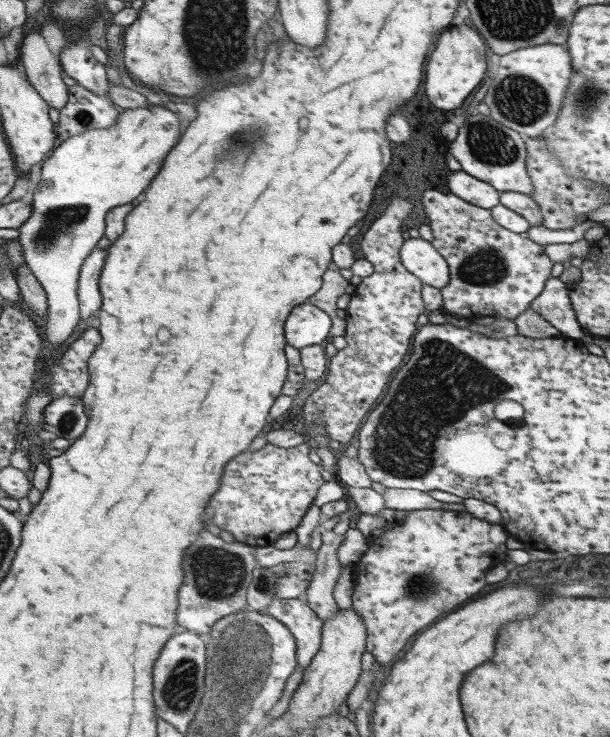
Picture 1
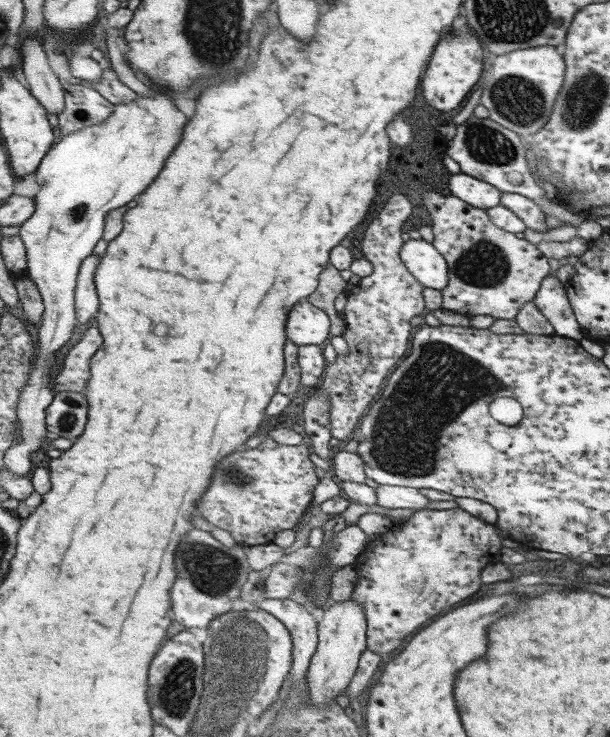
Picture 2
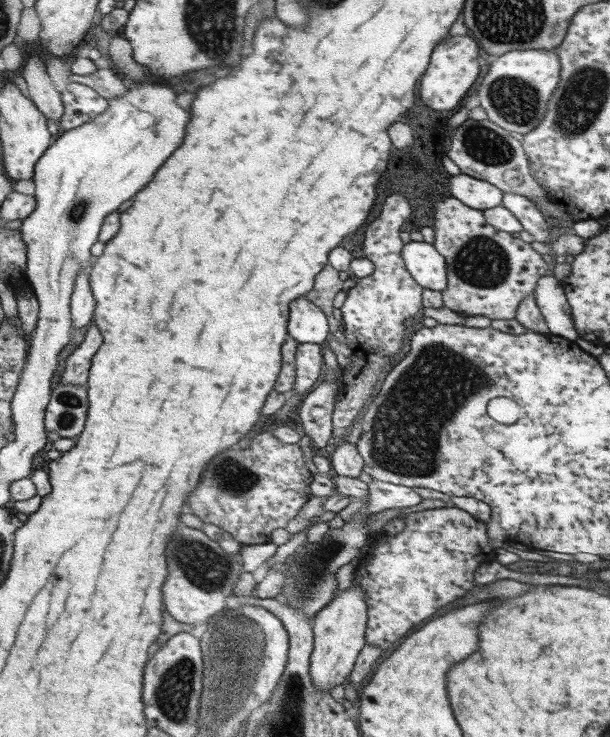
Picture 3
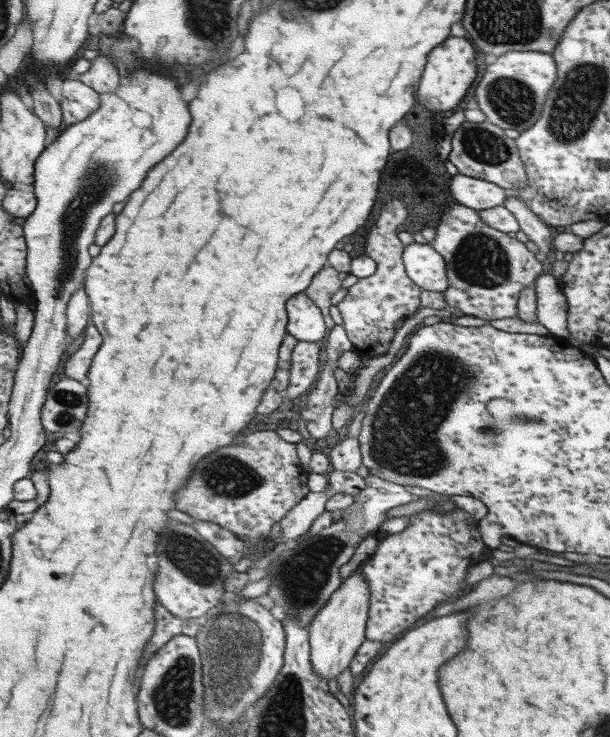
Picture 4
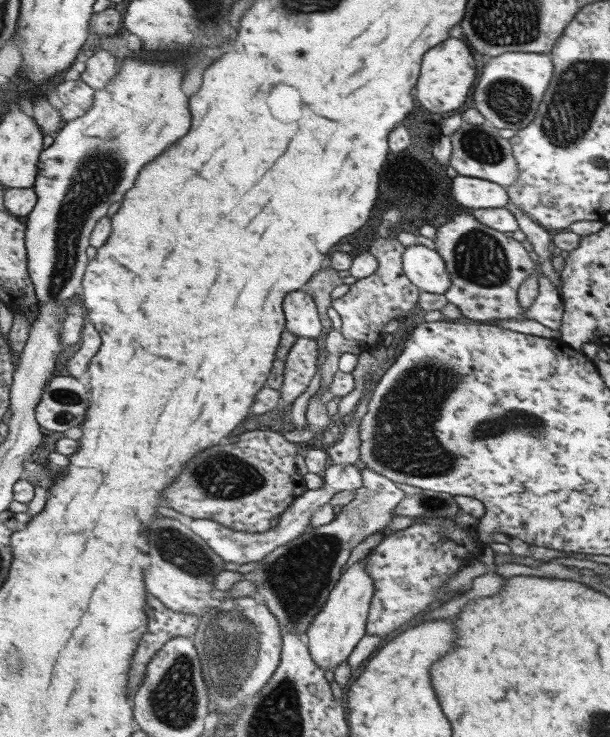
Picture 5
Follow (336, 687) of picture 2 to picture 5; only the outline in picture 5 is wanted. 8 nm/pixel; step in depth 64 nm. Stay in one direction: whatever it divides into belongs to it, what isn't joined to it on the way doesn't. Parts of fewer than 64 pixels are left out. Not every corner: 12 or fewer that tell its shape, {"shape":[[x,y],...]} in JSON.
{"shape":[[363,560],[338,578],[304,634],[333,671],[366,633],[373,579]]}

